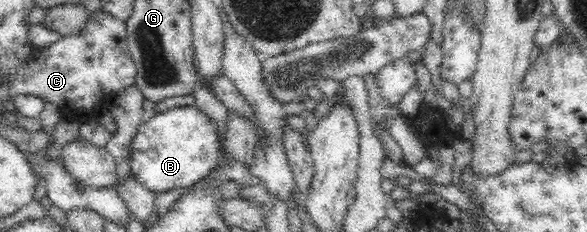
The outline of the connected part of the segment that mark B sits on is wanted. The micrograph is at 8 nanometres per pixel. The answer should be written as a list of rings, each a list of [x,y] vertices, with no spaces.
[[[196,106],[175,107],[154,116],[137,127],[128,152],[132,179],[154,195],[174,189],[187,189],[210,174],[220,155],[215,127]]]

